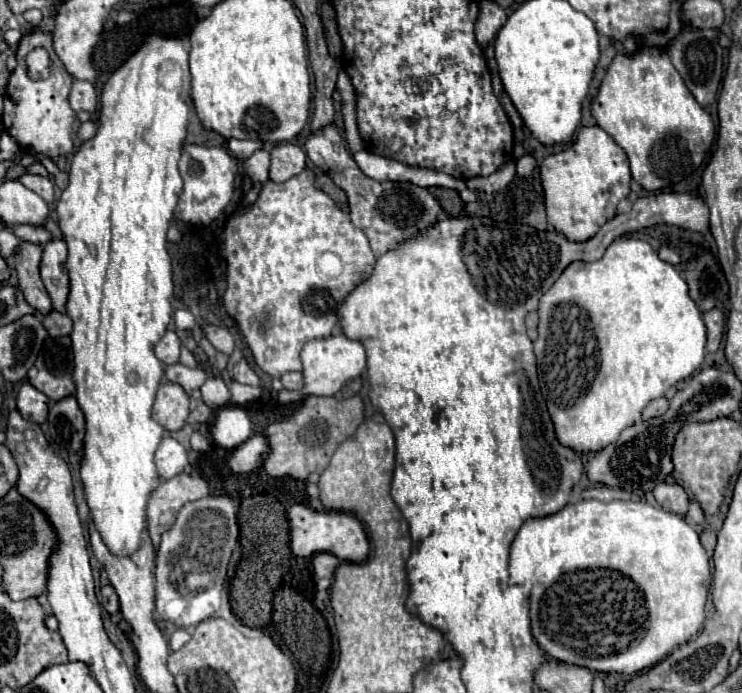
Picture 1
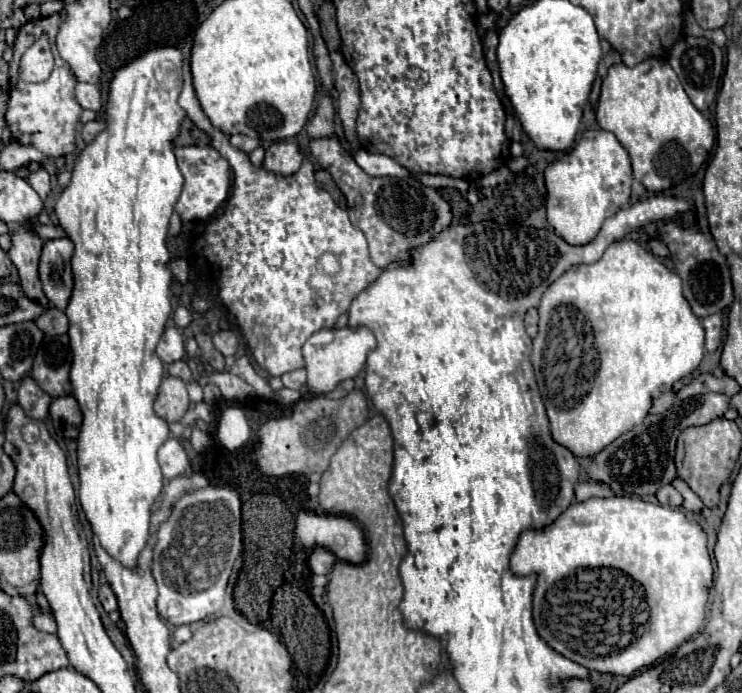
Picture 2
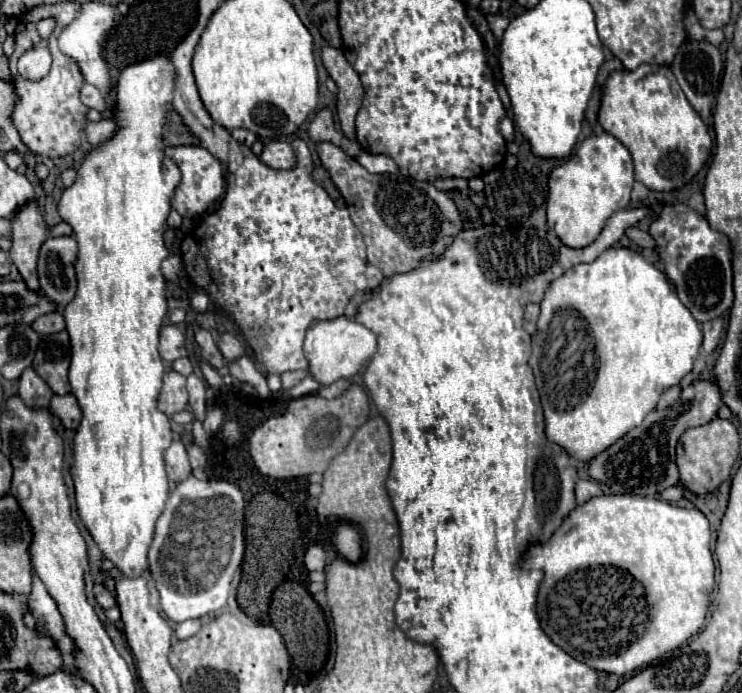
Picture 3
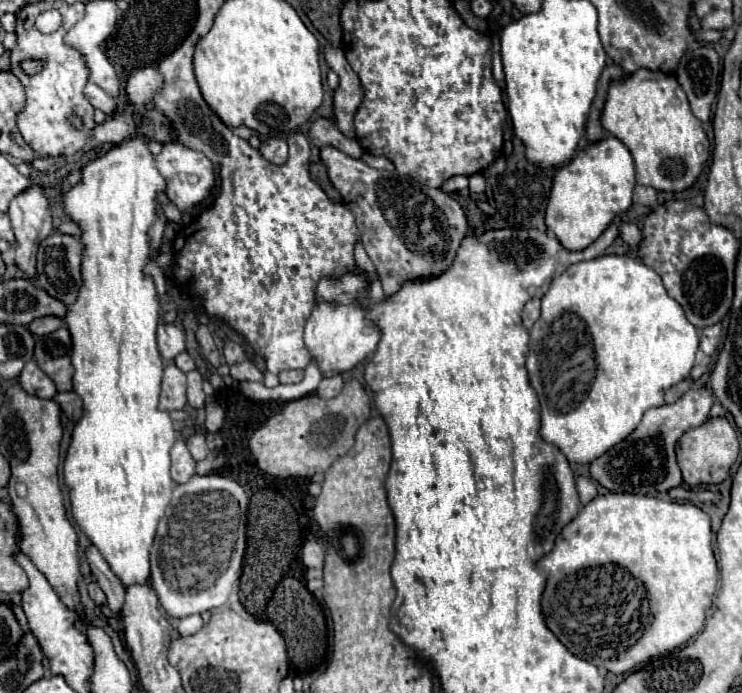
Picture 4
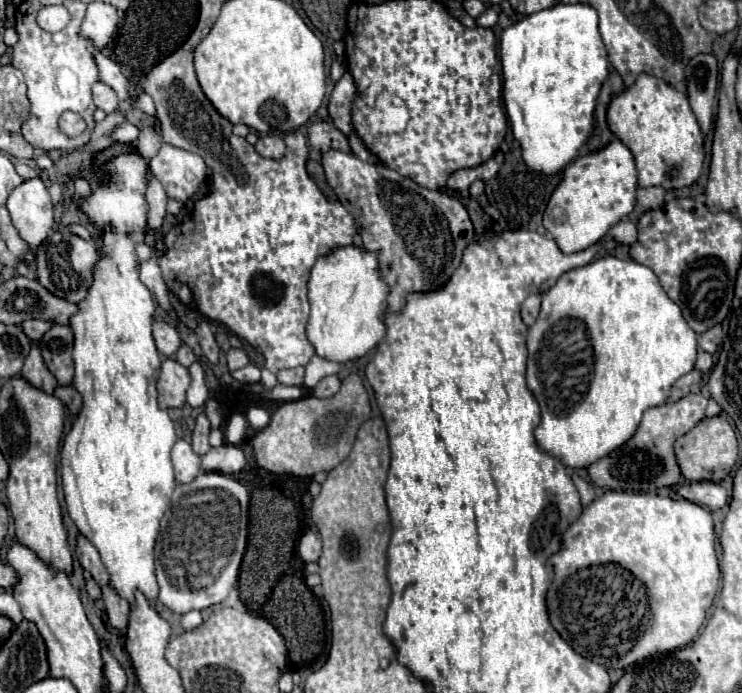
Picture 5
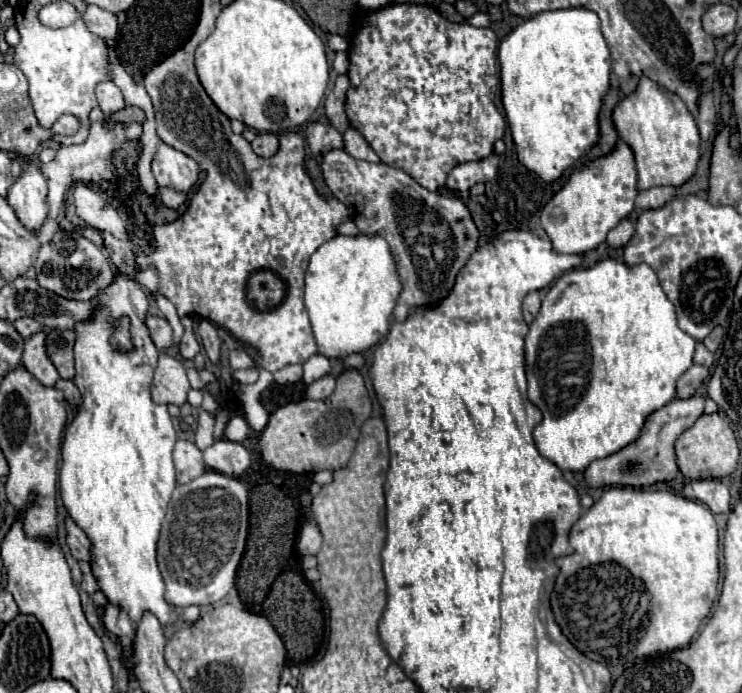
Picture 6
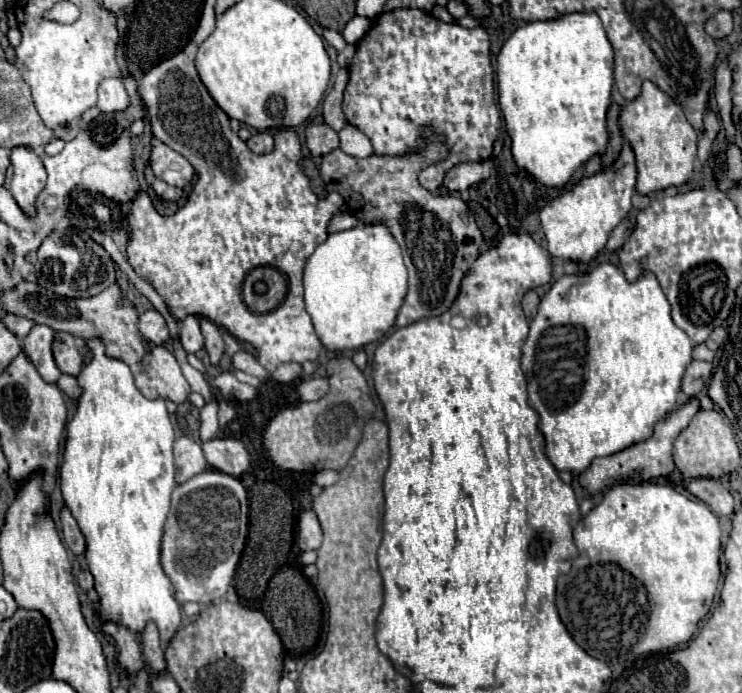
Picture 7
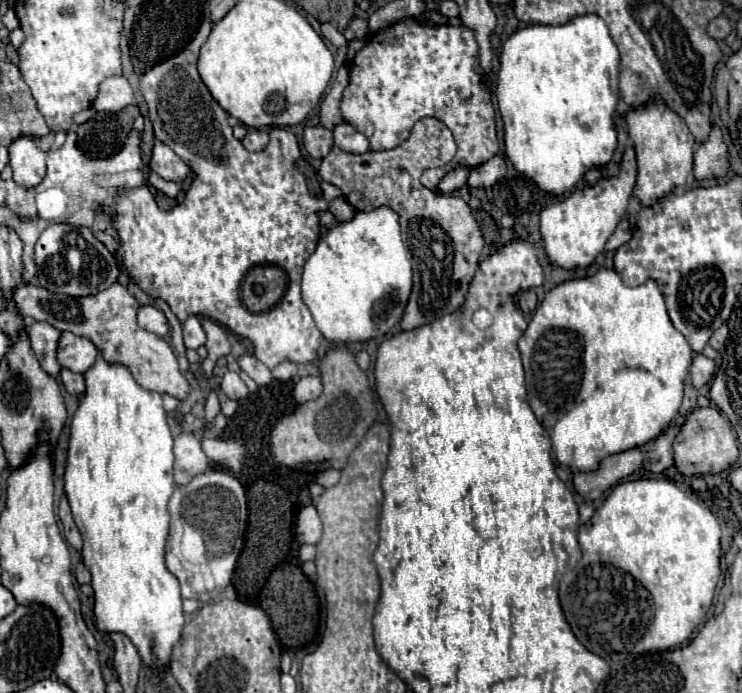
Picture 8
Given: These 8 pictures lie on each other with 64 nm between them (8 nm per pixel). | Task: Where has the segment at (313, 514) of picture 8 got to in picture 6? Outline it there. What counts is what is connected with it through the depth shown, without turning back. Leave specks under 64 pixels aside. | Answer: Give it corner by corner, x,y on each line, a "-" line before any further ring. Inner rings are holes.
308,520
302,528
302,532
299,534
299,540
297,540
297,550
302,556
316,556
320,552
320,546
322,546
322,534
318,530
318,526

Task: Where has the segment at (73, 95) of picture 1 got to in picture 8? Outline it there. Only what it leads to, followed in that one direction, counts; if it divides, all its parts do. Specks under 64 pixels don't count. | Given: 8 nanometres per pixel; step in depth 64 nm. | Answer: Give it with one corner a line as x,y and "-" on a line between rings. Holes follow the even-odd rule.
112,76
100,84
98,98
92,106
102,112
120,112
130,104
134,104
134,92
128,80
124,76

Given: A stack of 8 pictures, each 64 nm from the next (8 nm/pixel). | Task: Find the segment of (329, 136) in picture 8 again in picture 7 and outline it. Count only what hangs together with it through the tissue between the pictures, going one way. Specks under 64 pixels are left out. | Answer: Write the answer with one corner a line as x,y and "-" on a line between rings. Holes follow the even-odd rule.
308,124
306,126
306,146
312,156
324,156
340,146
338,132
328,124

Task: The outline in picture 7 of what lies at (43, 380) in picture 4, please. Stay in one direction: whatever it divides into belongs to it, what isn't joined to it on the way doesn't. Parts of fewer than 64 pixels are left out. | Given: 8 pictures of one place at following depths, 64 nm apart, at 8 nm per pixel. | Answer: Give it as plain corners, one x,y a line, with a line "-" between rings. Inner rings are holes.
34,326
32,332
22,340
22,350
28,356
28,360
36,366
40,376
54,384
60,378
60,370
54,364
52,358
52,338
54,330
48,326

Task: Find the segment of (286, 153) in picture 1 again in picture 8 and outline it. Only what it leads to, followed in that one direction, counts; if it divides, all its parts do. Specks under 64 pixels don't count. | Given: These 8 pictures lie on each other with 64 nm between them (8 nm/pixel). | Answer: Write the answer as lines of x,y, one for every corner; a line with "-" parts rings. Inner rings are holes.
250,130
248,136
242,140
242,144
250,150
250,152
260,152
268,146
268,132
266,130

